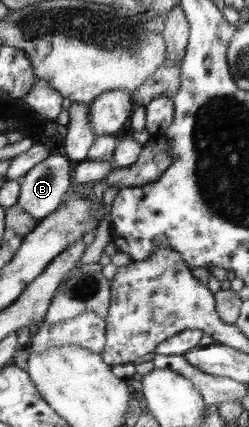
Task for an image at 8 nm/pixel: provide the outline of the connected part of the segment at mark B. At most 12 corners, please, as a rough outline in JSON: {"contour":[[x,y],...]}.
{"contour":[[50,154],[19,178],[17,204],[43,219],[72,184],[72,162]]}

